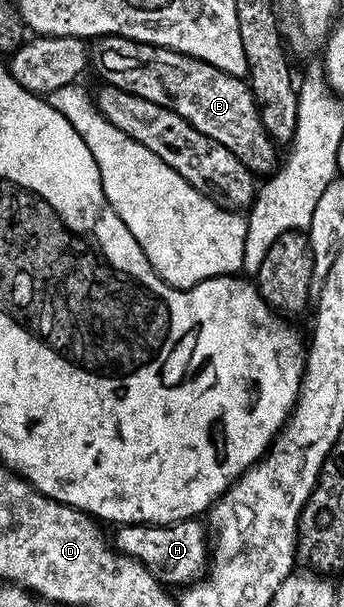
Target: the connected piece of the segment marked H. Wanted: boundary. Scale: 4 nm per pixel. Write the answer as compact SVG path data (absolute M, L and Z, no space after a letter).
M186 519L164 526L145 526L142 523L124 524L115 529L117 532L115 535L113 534L112 542L115 549L121 551L122 554L130 555L138 562L144 563L145 567L152 572L154 578L163 585L180 584L179 586L184 586L201 579L205 575L210 562L208 534L205 527L202 528L200 523L201 521L197 519Z

